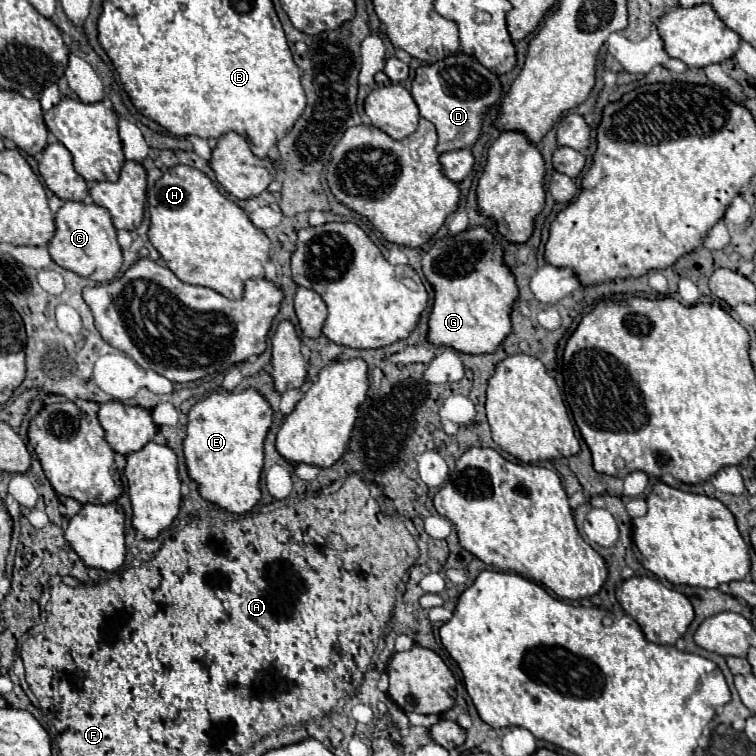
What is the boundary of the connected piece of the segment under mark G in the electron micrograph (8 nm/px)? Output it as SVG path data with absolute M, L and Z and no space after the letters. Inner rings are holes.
M486 228L464 230L454 238L438 240L422 258L422 272L434 290L434 304L428 318L426 340L434 346L454 348L462 354L494 352L510 334L510 310L518 298L518 288L510 268L502 262L502 242Z

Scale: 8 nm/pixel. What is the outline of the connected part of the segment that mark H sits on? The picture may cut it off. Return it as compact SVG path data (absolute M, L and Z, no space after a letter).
M172 166L162 178L148 190L148 210L150 210L150 230L148 238L152 246L160 252L168 268L186 284L208 286L230 300L242 298L242 288L246 280L264 278L264 264L268 262L272 242L268 236L256 228L244 210L218 192L214 182L196 168L190 166Z

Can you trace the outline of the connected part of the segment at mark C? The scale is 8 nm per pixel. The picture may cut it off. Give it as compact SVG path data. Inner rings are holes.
M66 202L56 214L56 234L48 242L48 252L58 266L96 282L108 282L116 278L122 268L122 252L116 242L116 230L110 214L106 208L96 204Z

